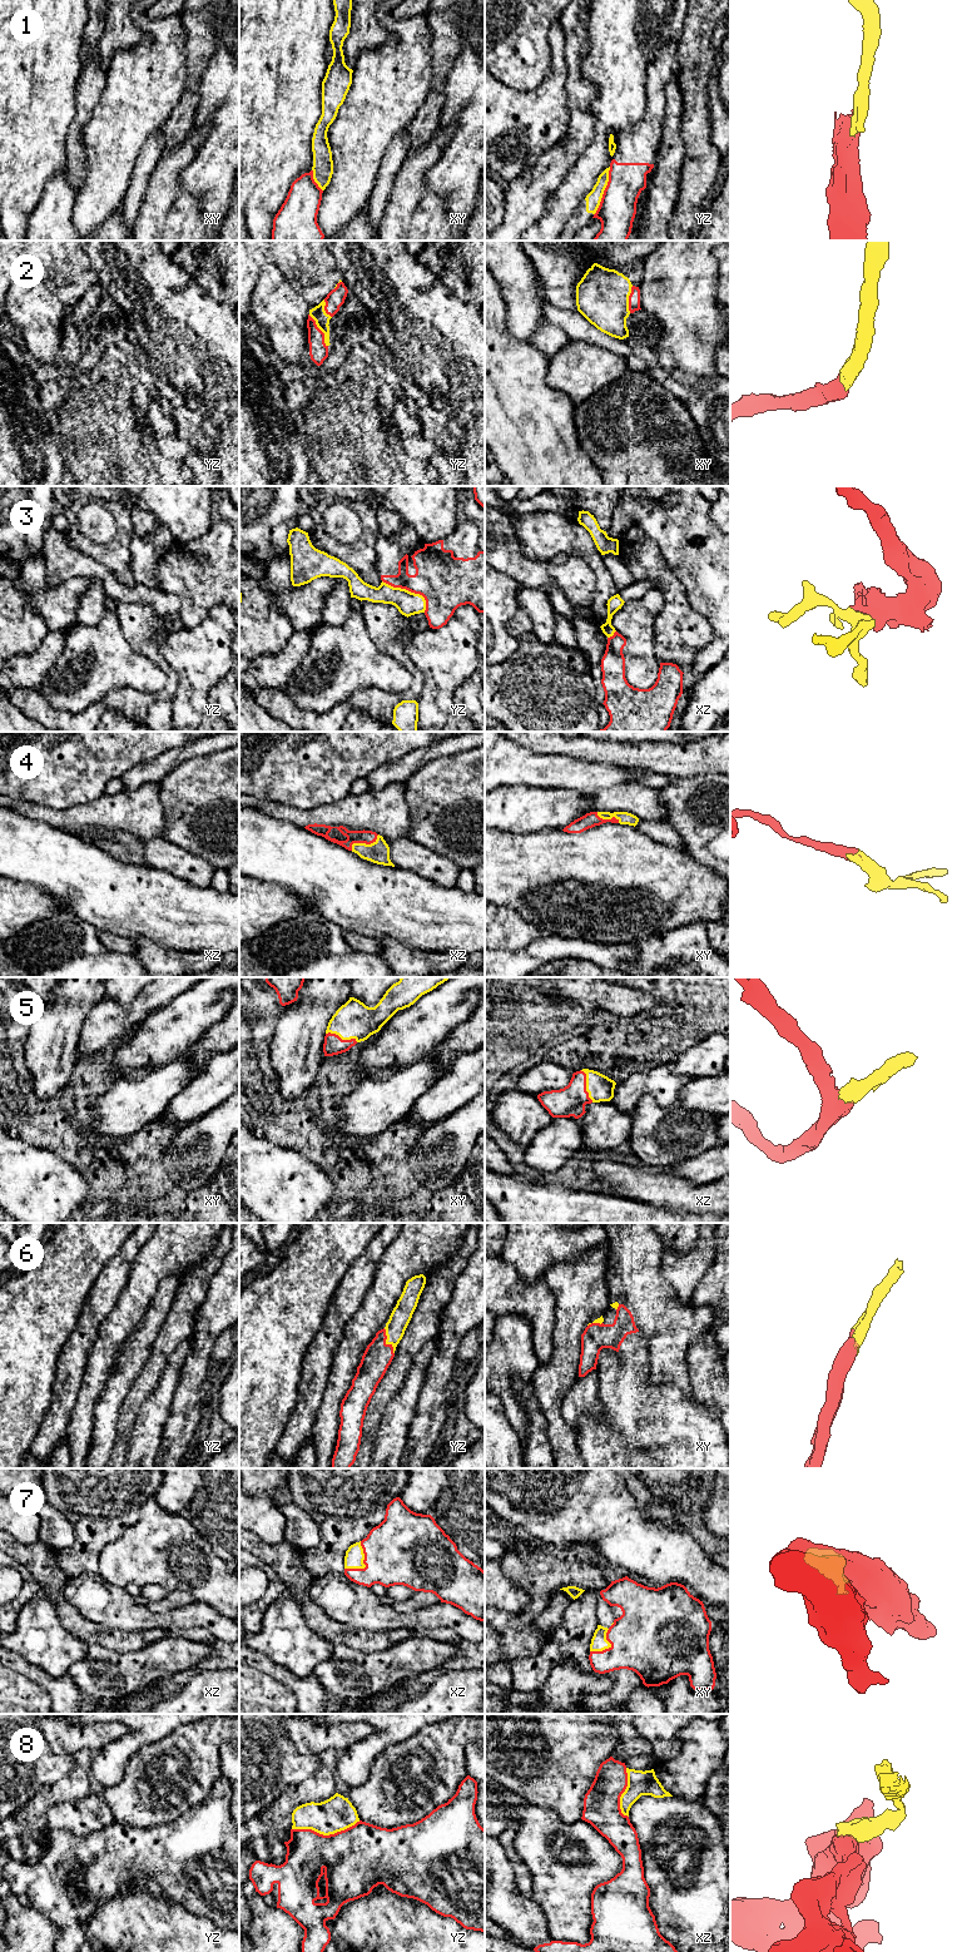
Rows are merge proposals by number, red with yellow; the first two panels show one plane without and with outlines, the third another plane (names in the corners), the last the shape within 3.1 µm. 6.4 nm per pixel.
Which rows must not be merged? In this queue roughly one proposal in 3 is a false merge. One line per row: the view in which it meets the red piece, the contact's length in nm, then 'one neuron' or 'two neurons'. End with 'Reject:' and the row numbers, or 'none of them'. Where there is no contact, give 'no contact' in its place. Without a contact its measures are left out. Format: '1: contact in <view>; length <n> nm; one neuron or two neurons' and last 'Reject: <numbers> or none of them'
1: contact in yz; length 320 nm; two neurons
2: contact in yz; length 240 nm; one neuron
3: contact in yz; length 340 nm; two neurons
4: contact in xz; length 200 nm; one neuron
5: contact in xz; length 220 nm; one neuron
6: contact in yz; length 180 nm; one neuron
7: contact in xz; length 220 nm; one neuron
8: contact in yz; length 440 nm; two neurons
Reject: 1, 3, 8

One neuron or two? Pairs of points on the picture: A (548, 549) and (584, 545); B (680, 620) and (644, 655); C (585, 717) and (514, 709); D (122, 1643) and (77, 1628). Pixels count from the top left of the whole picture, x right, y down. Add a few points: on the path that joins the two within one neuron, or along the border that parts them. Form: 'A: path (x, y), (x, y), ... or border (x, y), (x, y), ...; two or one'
A: path (556, 545), (575, 545); one
B: border (656, 615), (654, 623), (654, 653), (659, 663); two
C: path (568, 717), (555, 717), (548, 709), (531, 709); one
D: path (110, 1639), (88, 1631); one

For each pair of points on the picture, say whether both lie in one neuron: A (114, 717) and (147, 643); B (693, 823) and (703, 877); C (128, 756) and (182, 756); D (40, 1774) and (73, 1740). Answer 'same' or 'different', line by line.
A: different
B: different
C: different
D: different

